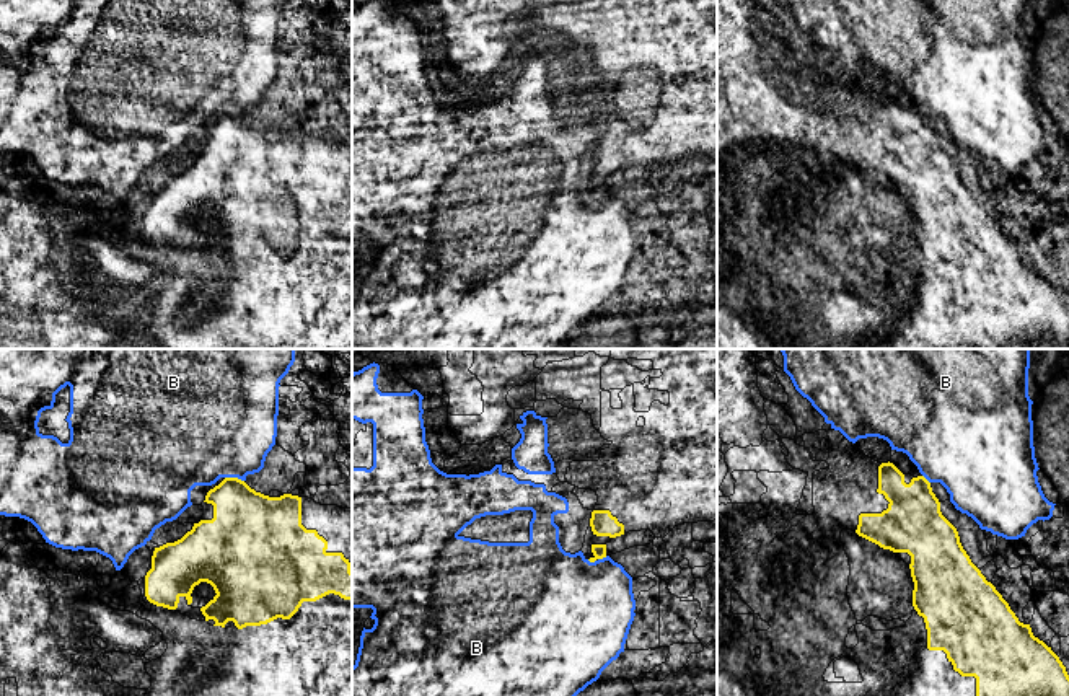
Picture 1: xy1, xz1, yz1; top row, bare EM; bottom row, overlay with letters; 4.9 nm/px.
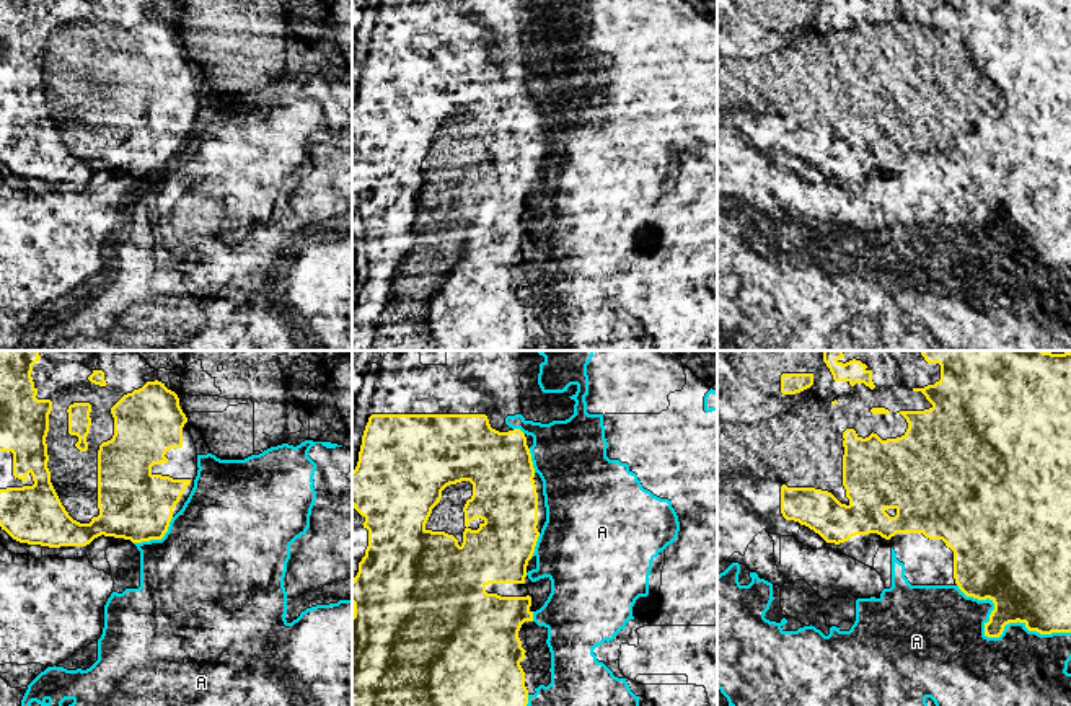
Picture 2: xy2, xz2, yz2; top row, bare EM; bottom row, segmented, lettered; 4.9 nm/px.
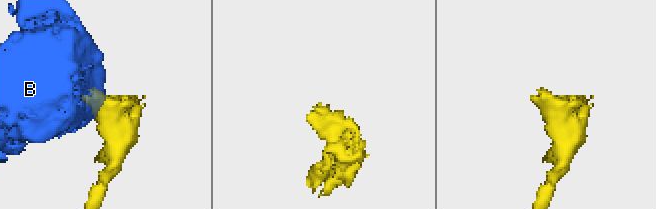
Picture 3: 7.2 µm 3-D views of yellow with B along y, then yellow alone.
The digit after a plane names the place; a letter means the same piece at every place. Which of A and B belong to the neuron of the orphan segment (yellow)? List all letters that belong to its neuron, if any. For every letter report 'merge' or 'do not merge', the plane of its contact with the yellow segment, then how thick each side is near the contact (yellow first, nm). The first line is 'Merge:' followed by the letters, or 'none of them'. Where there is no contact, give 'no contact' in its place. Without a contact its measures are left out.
Merge: none of them
A: do not merge; meets yellow in yz2; 280 nm thick on the yellow side, 500 nm on the other
B: do not merge; meets yellow in xy1; 360 nm thick on the yellow side, 480 nm on the other

